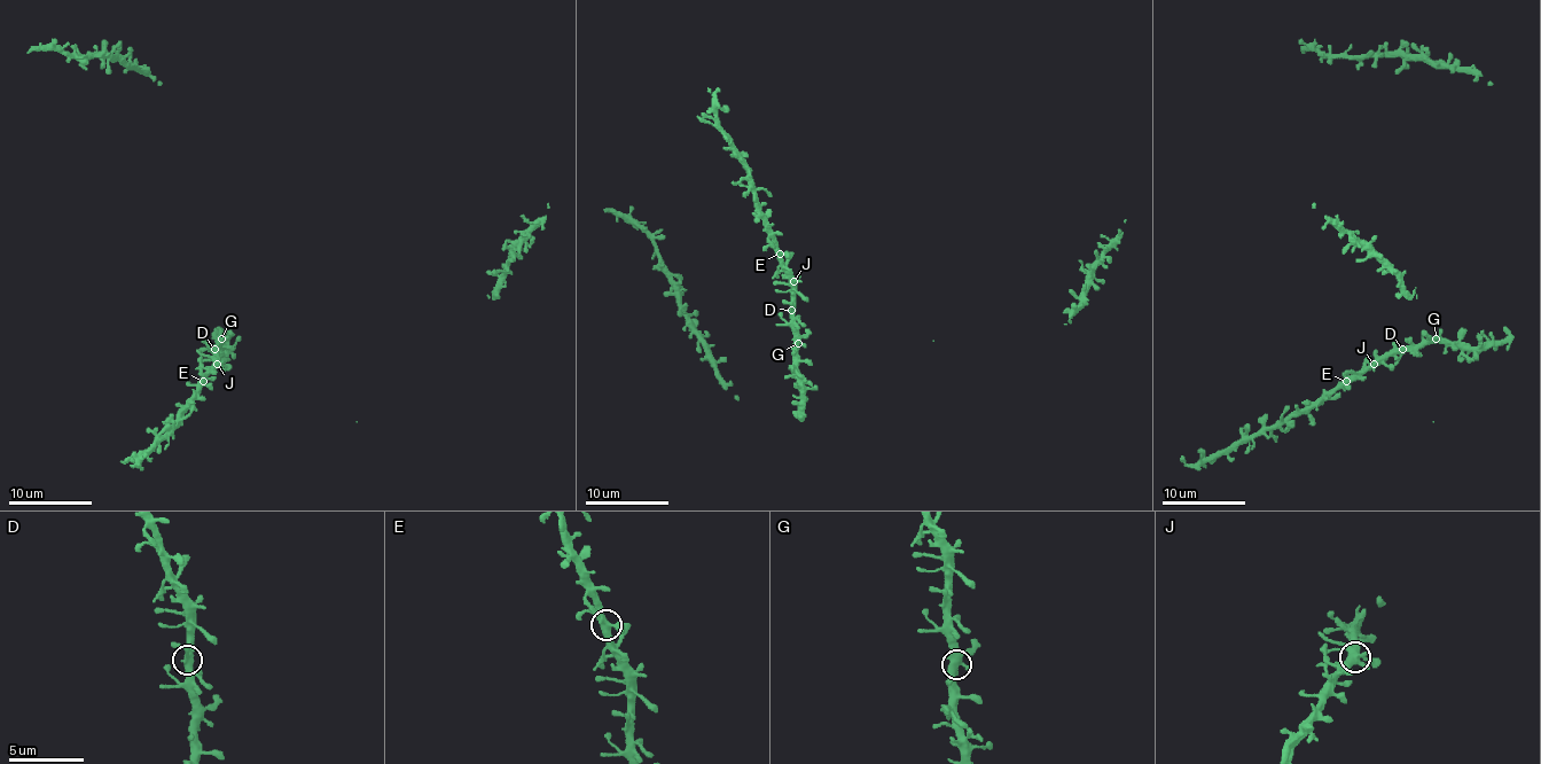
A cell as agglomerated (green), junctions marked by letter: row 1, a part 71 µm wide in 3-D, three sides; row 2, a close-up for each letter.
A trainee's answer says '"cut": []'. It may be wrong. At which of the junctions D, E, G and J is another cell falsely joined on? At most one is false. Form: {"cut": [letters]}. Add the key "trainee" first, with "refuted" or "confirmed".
{"trainee": "confirmed", "cut": []}

